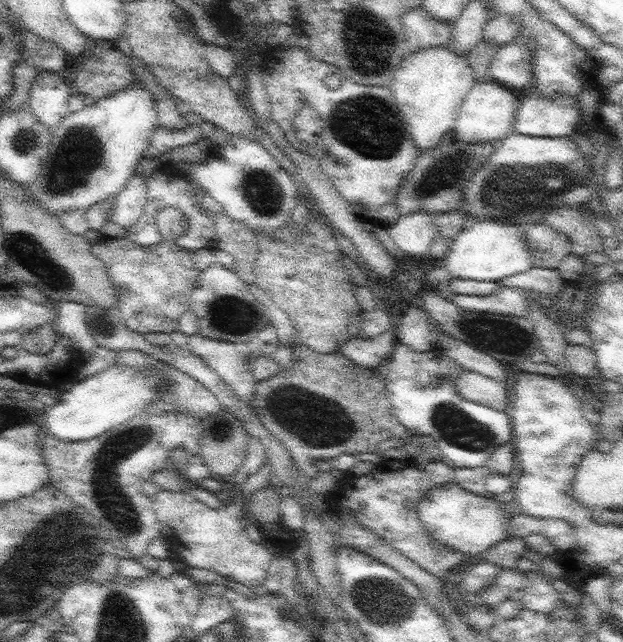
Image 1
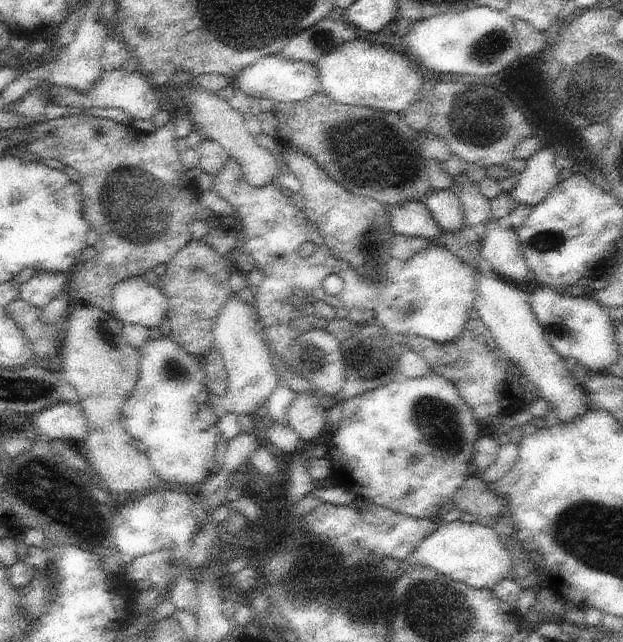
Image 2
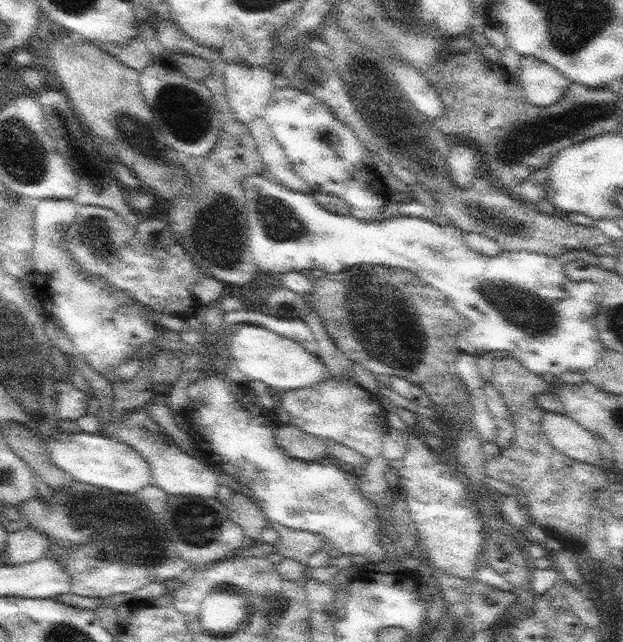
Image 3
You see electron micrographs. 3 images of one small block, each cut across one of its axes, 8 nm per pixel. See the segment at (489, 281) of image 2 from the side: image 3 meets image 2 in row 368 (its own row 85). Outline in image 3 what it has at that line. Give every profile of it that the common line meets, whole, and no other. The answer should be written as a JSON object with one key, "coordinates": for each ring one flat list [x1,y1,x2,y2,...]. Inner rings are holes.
{"coordinates":[[535,56,521,58,521,68,515,74,525,98,535,106,551,106,563,98,571,84,563,72]]}

